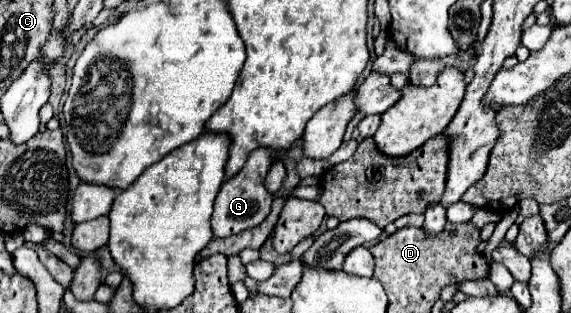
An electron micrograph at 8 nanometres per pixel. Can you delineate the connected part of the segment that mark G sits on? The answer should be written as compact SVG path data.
M257 148L255 152L249 154L241 172L221 186L215 198L215 210L211 216L211 230L215 238L225 238L231 234L239 234L247 228L255 228L269 216L273 194L267 192L267 188L263 186L263 180L271 164L273 164L273 152L267 148Z

